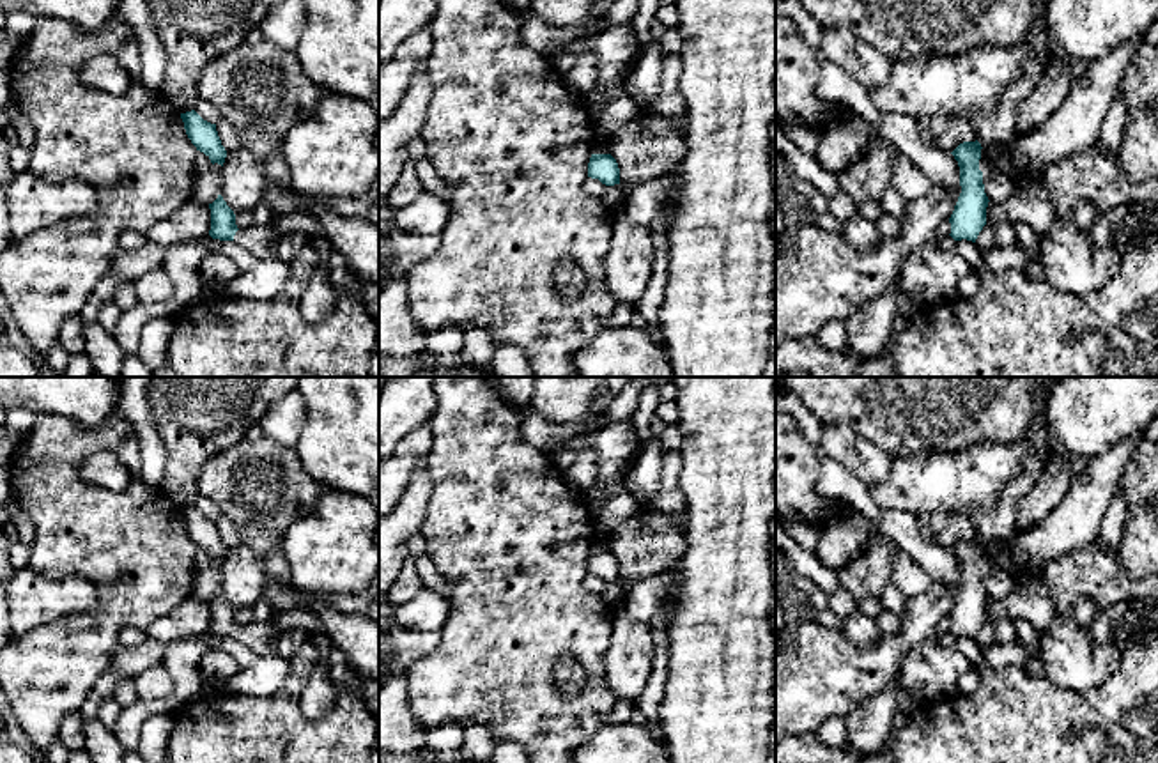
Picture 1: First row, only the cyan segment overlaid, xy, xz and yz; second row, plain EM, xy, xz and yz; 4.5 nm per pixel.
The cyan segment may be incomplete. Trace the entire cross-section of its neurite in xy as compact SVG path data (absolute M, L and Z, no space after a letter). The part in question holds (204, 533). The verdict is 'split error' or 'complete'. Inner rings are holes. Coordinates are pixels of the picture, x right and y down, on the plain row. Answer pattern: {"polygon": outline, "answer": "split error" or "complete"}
{"polygon": "M195 506L181 510L184 526L197 547L204 549L211 559L223 563L227 547L216 528L216 520L204 517Z", "answer": "complete"}

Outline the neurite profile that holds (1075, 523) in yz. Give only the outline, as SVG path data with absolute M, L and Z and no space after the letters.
M1131 435L1091 459L1084 474L1077 474L1057 506L1029 531L1016 531L1006 542L981 545L979 566L992 561L1016 581L1023 572L1054 561L1071 551L1092 545L1100 533L1112 494L1119 487L1124 466L1139 450L1144 435Z

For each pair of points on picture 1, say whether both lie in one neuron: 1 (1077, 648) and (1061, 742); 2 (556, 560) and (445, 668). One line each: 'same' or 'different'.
1: different
2: same

